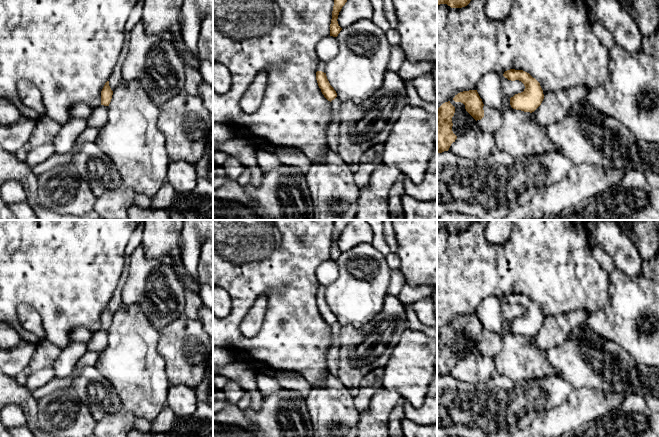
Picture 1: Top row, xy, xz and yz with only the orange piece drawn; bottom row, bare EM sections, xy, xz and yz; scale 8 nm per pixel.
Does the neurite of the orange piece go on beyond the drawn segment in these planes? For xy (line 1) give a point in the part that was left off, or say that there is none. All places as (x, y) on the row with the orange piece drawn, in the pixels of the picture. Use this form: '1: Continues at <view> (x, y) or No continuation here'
1: No continuation here

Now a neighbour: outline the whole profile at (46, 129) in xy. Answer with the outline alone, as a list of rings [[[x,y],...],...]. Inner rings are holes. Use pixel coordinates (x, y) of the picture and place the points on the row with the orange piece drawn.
[[[43,112],[36,121],[35,129],[28,142],[32,147],[52,143],[60,128],[60,124],[48,118]]]

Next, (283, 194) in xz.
[[[283,164],[263,172],[260,185],[240,185],[237,181],[227,180],[221,187],[213,189],[213,198],[239,203],[264,220],[314,220],[314,206],[305,173],[296,166]]]

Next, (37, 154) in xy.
[[[52,143],[32,147],[27,153],[26,163],[31,168],[44,162],[55,153]]]

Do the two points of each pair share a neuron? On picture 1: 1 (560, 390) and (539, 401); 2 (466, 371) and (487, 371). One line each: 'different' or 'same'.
1: same
2: same

